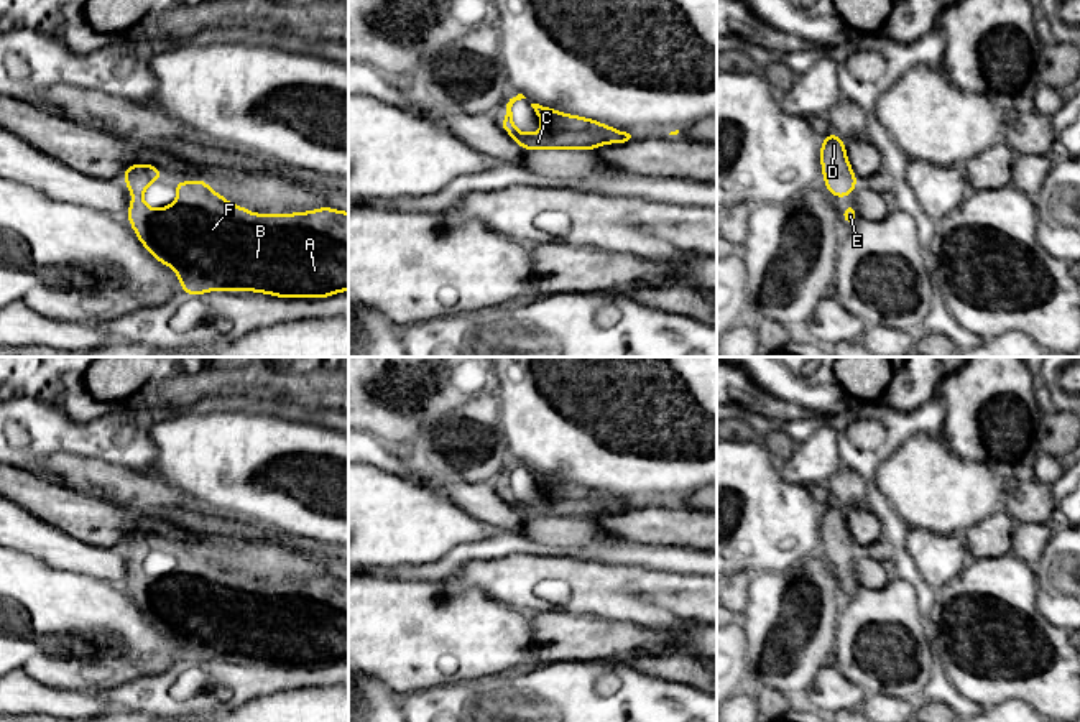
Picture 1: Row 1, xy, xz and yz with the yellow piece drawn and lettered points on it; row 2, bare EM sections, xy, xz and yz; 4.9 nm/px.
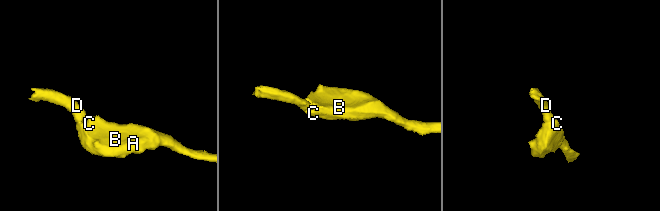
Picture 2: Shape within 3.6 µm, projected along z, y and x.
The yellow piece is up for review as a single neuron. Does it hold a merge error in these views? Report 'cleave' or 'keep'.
keep

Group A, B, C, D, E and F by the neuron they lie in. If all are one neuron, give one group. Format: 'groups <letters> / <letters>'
groups A B C D E F

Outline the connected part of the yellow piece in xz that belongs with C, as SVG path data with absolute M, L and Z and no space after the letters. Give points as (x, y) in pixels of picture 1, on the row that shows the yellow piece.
M523 94L510 99L506 115L498 125L524 150L595 150L600 145L625 143L630 133L603 125L597 120L561 113L552 107L531 104L542 127L538 133L523 133L513 123L511 107L516 100L526 99Z

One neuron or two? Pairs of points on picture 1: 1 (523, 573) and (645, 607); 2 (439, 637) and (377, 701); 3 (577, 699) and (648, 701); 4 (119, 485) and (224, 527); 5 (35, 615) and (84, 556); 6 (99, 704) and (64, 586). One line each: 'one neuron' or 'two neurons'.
1: one neuron
2: two neurons
3: one neuron
4: two neurons
5: two neurons
6: two neurons

